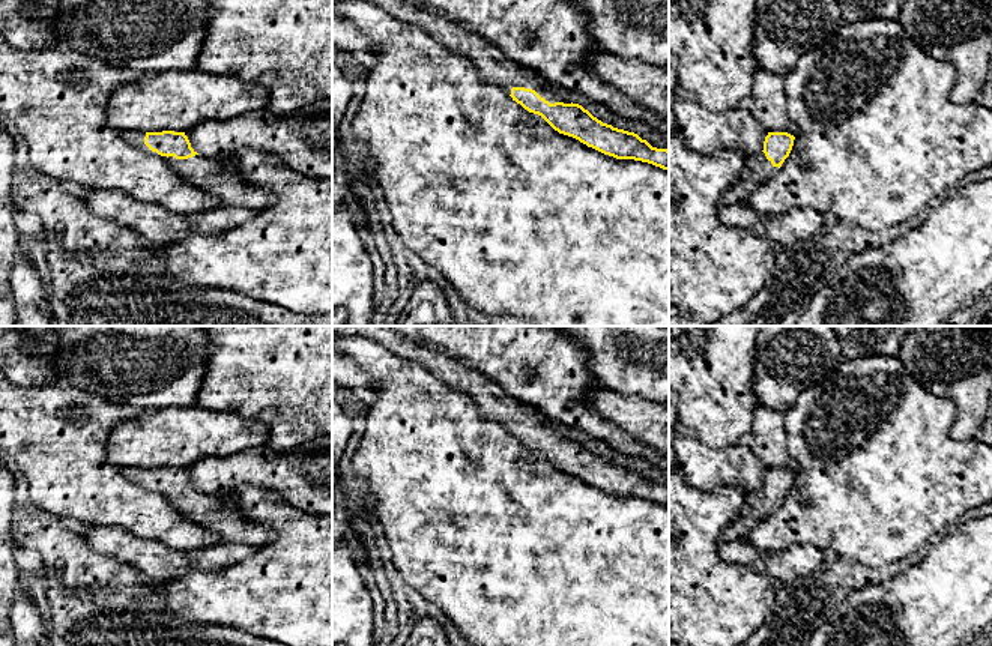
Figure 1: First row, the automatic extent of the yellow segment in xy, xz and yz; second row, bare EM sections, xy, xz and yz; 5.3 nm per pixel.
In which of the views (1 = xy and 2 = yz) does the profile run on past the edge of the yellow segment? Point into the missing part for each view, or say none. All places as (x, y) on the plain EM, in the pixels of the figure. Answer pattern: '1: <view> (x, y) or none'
1: xy (209, 511)
2: yz (758, 505)

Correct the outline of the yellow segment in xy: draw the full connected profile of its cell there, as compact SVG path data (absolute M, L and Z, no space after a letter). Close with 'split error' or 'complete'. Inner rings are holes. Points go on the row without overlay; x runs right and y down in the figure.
M122 467L122 475L150 491L161 491L179 514L209 529L221 542L262 547L275 541L274 529L251 523L227 506L221 496L198 491L185 469Z | split error

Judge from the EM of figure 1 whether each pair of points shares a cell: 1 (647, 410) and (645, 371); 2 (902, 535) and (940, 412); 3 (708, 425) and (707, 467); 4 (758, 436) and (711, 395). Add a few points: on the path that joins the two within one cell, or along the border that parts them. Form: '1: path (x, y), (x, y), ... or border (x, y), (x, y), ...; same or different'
1: border (612, 389), (653, 400); different
2: path (902, 505), (902, 449), (910, 442); same
3: border (684, 425), (711, 446), (726, 448), (738, 445); different
4: border (759, 404), (753, 412), (753, 425), (738, 443); different

